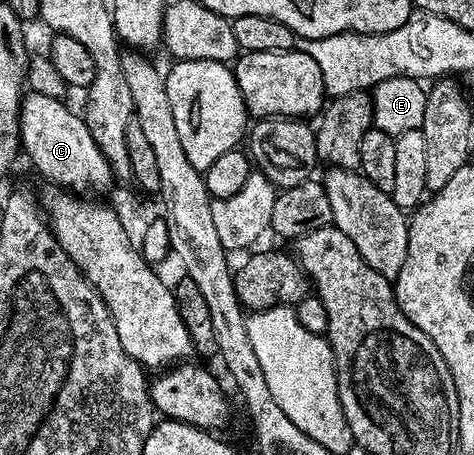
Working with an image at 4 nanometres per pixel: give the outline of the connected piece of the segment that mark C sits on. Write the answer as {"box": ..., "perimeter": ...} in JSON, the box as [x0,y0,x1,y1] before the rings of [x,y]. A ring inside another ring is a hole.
{"box":[20,92,114,195],"perimeter":[[[25,92],[20,102],[20,144],[23,156],[32,160],[32,165],[53,186],[80,195],[83,189],[93,189],[100,195],[103,189],[114,185],[110,163],[102,155],[94,135],[86,127],[83,116],[64,106],[59,97],[47,97]]]}

